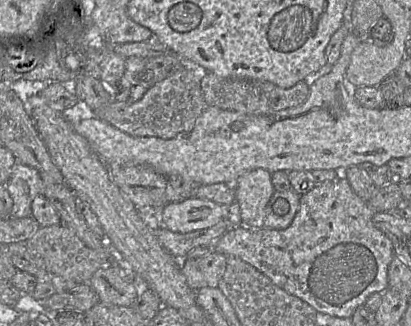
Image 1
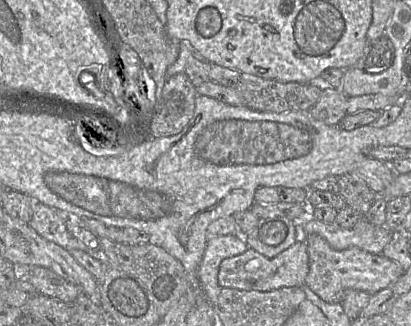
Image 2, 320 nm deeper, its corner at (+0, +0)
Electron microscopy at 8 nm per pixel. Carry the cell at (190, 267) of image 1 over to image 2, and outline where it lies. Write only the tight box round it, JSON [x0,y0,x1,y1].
[218,238,309,291]

